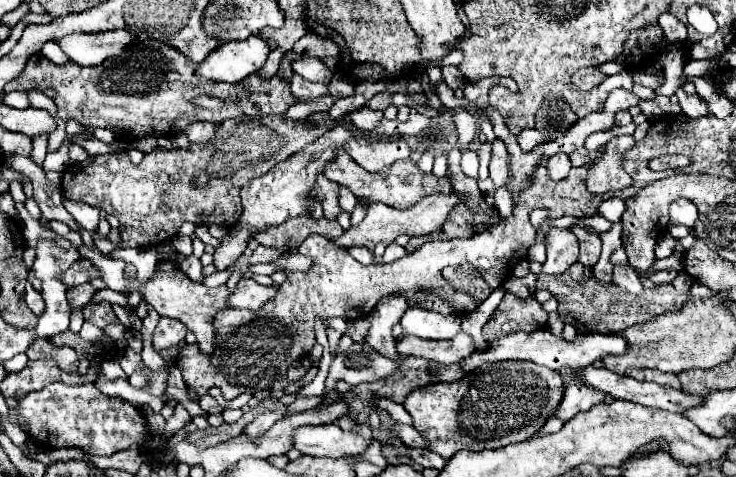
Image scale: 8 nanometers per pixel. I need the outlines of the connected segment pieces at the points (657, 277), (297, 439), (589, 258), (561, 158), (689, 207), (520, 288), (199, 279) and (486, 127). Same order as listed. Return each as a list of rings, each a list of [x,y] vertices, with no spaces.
[[[652,266],[650,267],[649,271],[649,279],[651,279],[651,281],[655,281],[655,283],[671,283],[671,281],[673,281],[673,277],[677,277],[677,275],[679,275],[679,272],[675,270],[662,270],[653,272]]]
[[[339,425],[297,427],[293,431],[293,447],[309,457],[343,457],[345,453],[365,453],[369,445],[361,441],[353,431],[343,433]]]
[[[573,227],[573,233],[577,235],[579,239],[579,261],[583,265],[589,265],[593,267],[599,259],[599,253],[601,253],[601,239],[599,235],[593,235],[593,233],[587,233],[585,229],[579,229],[579,227]]]
[[[565,153],[553,155],[553,157],[549,159],[549,163],[547,163],[547,169],[549,169],[551,179],[555,179],[555,181],[557,181],[557,179],[565,179],[567,173],[569,173],[569,169],[571,169],[569,155],[565,155]]]
[[[677,199],[669,207],[669,219],[673,225],[693,227],[697,221],[697,207],[689,199]]]
[[[530,272],[523,278],[516,278],[514,276],[508,278],[504,282],[503,287],[517,297],[525,299],[534,295],[536,290],[536,281],[537,276]]]
[[[177,253],[177,264],[178,267],[180,267],[180,269],[186,273],[192,281],[203,284],[203,266],[198,258],[193,255],[186,257]]]
[[[476,109],[475,113],[478,115],[480,122],[481,122],[481,124],[480,124],[481,132],[483,132],[483,134],[486,136],[486,141],[490,145],[492,145],[494,140],[496,139],[492,124],[487,119],[483,110]]]

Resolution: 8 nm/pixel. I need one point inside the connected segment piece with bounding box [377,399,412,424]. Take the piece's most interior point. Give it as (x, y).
(397, 411)

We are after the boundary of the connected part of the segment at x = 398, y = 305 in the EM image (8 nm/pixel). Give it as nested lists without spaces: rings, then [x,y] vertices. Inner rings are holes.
[[[387,297],[387,301],[381,301],[377,309],[371,313],[371,329],[367,333],[367,343],[373,349],[379,349],[379,353],[385,353],[391,359],[397,359],[399,353],[395,351],[395,339],[391,335],[391,329],[403,313],[409,309],[409,303],[405,297]]]

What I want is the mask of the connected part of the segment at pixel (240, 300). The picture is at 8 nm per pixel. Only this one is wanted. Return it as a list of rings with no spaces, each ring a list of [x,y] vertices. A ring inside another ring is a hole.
[[[243,277],[235,285],[233,293],[229,293],[227,307],[229,309],[253,309],[255,311],[265,301],[269,301],[269,297],[273,297],[273,295],[275,295],[275,287],[263,287],[257,281],[253,281],[251,277]]]

